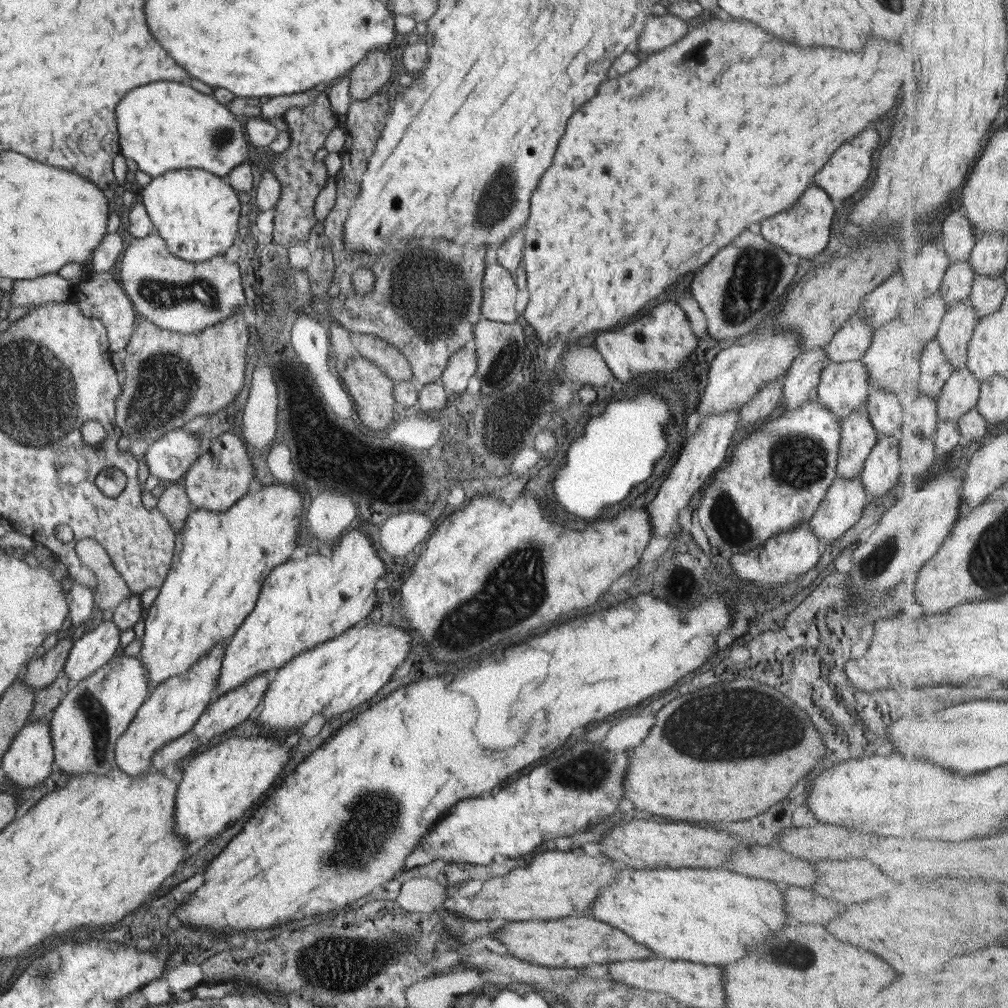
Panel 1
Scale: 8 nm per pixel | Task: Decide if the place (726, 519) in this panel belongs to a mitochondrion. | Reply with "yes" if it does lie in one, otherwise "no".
yes

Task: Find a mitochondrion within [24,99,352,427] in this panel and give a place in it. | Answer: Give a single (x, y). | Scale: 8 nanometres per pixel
(162, 295)

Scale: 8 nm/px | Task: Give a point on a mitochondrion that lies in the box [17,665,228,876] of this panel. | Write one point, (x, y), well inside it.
(90, 706)

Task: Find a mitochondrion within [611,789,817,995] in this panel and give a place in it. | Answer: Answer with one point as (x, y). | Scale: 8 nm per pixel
(792, 955)

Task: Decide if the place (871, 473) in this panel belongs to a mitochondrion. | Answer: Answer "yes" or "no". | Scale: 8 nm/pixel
no

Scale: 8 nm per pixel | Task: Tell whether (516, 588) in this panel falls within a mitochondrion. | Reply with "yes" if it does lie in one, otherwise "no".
yes

